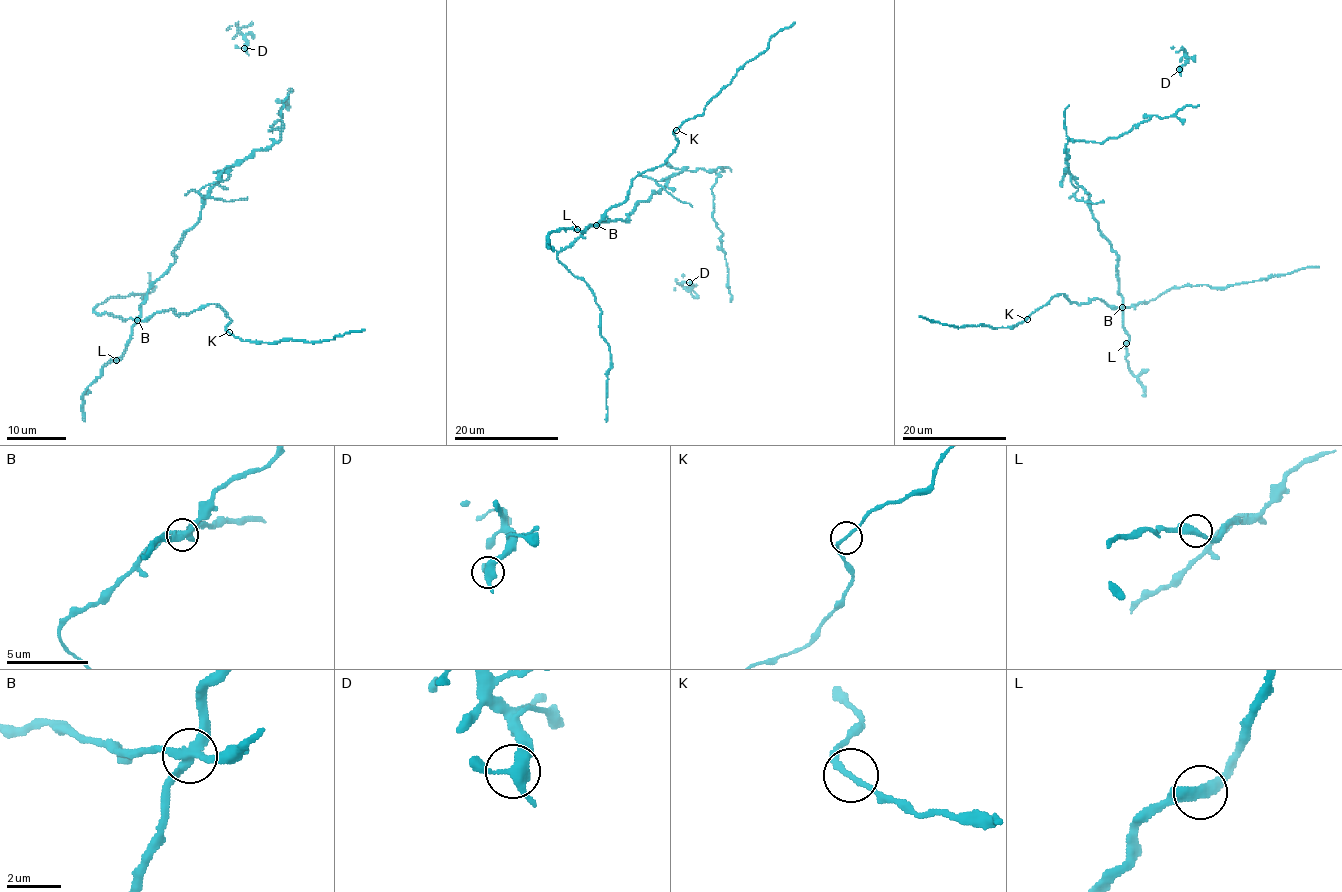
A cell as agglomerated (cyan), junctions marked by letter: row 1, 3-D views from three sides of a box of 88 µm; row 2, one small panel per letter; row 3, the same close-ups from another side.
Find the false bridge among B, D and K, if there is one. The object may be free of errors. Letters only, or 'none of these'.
B

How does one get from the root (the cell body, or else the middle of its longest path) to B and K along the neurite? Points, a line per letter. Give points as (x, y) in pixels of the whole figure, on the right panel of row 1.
B: (1109, 244), (1117, 254), (1122, 308)
K: (1109, 244), (1117, 254), (1119, 308), (1110, 308), (1099, 299), (1076, 304), (1057, 293), (1027, 318)

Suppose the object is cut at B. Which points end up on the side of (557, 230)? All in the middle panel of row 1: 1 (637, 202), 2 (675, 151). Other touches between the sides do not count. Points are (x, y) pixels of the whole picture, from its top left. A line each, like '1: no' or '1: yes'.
1: yes
2: no

